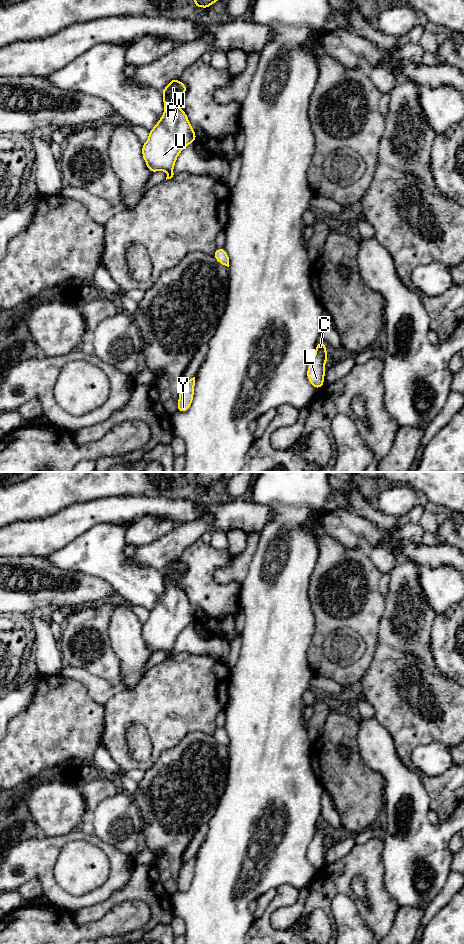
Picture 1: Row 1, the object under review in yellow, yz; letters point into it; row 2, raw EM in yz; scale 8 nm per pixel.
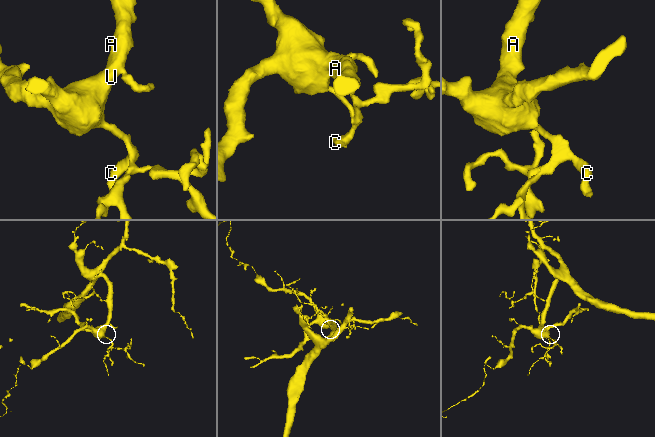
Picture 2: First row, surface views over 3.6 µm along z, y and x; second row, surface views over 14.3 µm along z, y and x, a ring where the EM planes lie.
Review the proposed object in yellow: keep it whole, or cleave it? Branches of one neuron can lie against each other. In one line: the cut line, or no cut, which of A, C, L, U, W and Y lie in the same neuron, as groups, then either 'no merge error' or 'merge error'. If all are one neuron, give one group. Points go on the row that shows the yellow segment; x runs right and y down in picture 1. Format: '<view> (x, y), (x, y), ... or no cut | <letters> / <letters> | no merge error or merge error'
no cut | A C L U W Y | no merge error

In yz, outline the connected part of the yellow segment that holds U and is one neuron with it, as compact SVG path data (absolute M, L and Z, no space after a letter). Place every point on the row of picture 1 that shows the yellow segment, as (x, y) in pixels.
M178 78L171 80L163 89L164 114L142 145L142 156L148 169L152 174L165 171L166 180L173 177L173 168L180 152L197 138L185 111L177 105L186 91L187 86Z

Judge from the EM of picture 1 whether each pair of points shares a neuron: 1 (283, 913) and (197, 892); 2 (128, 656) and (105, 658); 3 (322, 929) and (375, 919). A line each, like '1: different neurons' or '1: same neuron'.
1: different neurons
2: different neurons
3: different neurons

